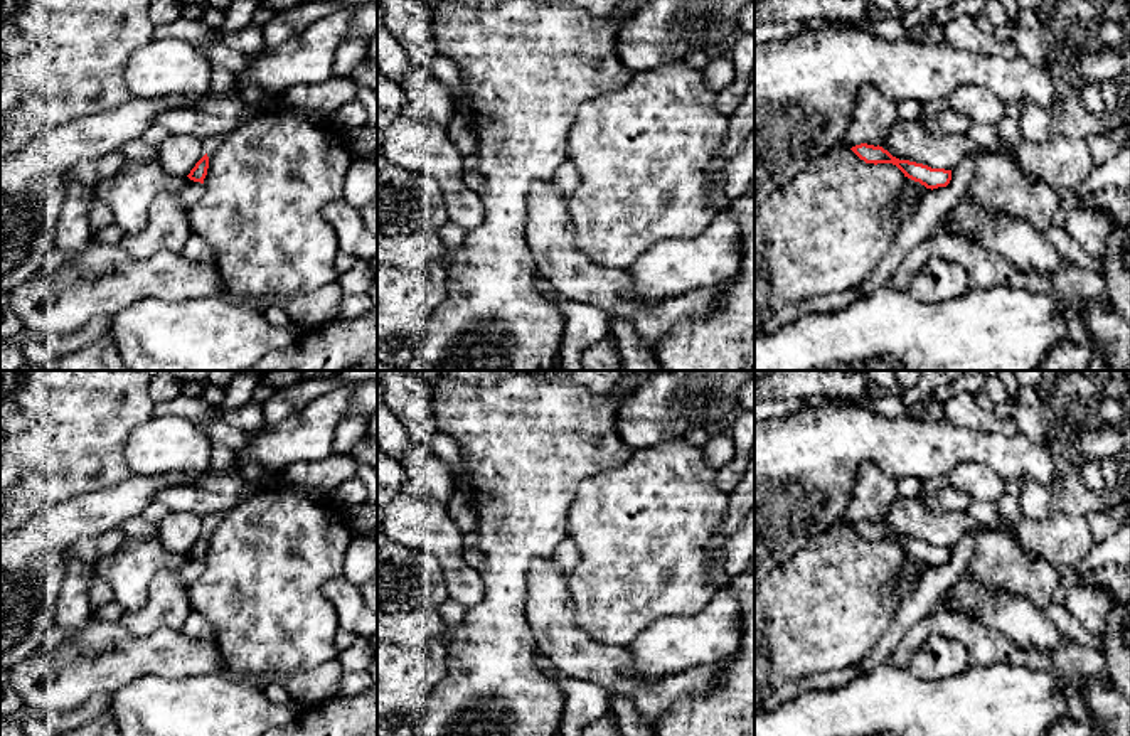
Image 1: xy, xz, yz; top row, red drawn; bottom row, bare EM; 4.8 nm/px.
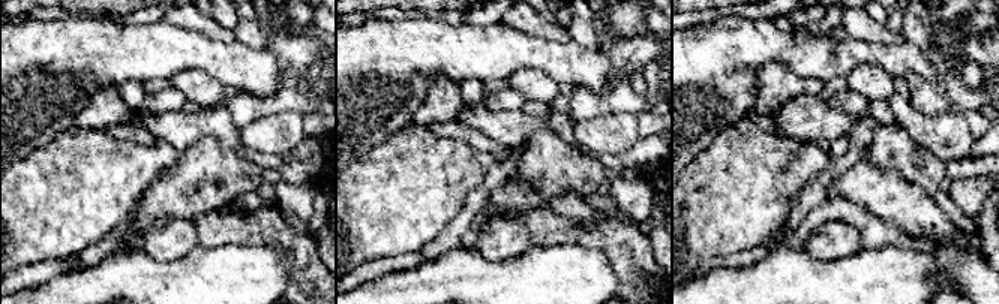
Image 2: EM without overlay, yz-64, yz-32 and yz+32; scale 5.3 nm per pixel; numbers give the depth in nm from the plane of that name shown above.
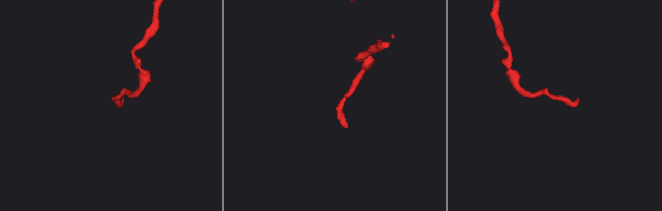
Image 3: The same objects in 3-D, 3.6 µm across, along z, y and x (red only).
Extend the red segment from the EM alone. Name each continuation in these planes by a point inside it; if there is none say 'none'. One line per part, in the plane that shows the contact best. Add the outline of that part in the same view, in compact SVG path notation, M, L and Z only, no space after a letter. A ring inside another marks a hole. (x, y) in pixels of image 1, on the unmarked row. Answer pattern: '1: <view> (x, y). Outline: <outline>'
none

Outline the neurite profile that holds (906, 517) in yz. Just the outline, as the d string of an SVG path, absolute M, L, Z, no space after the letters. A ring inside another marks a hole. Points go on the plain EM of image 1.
M898 497L879 520L893 534L928 542L931 546L955 547L967 531L987 529L970 514L933 512L923 497Z

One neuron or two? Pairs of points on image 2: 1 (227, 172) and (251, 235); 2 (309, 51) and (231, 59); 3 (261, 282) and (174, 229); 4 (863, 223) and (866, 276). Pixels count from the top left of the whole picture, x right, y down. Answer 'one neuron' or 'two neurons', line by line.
1: two neurons
2: two neurons
3: two neurons
4: two neurons

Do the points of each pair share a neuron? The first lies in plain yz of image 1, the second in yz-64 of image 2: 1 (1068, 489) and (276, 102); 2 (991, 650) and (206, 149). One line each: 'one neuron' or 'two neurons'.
1: one neuron
2: two neurons

